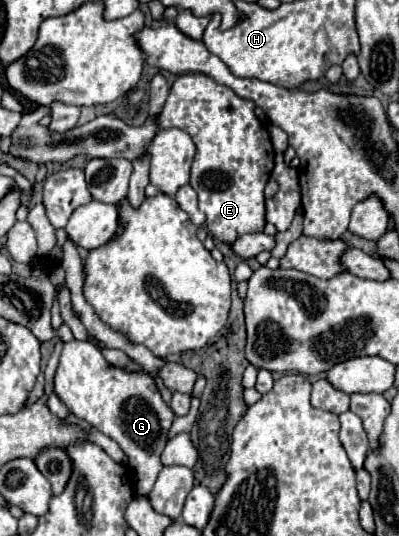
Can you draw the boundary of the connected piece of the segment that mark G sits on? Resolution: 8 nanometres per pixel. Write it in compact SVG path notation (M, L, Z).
M71 340L63 344L59 368L55 372L55 394L65 400L65 406L77 418L89 422L119 444L129 458L135 492L147 496L163 468L159 456L167 444L167 432L175 418L169 404L163 402L153 378L145 372L125 372L109 366L93 344Z

